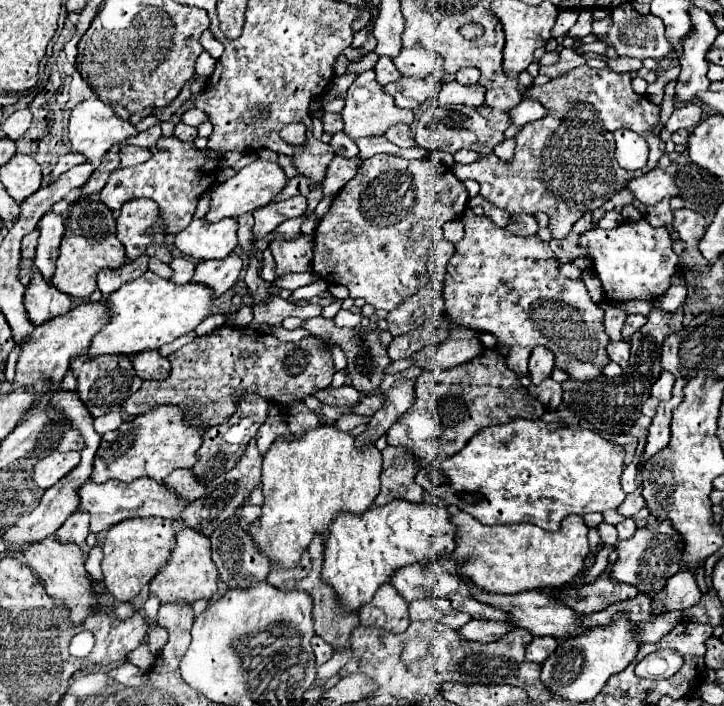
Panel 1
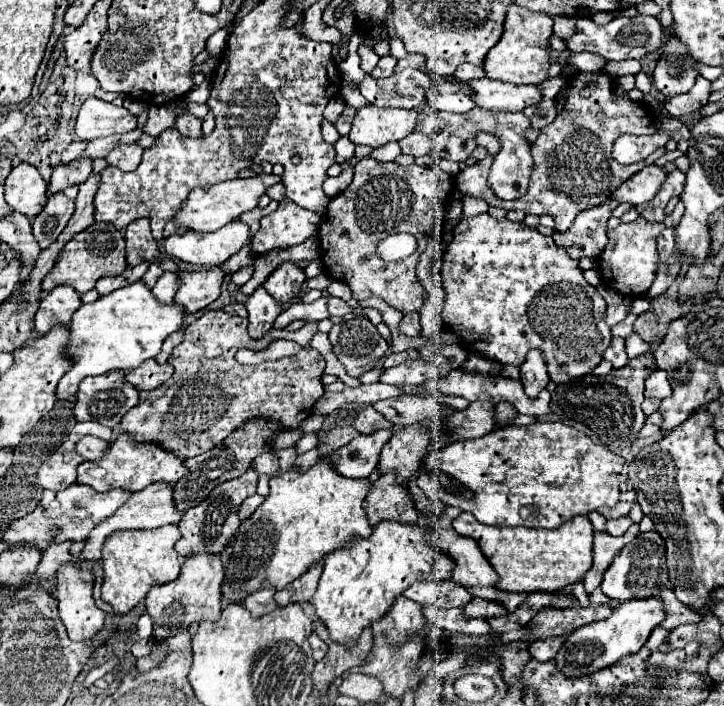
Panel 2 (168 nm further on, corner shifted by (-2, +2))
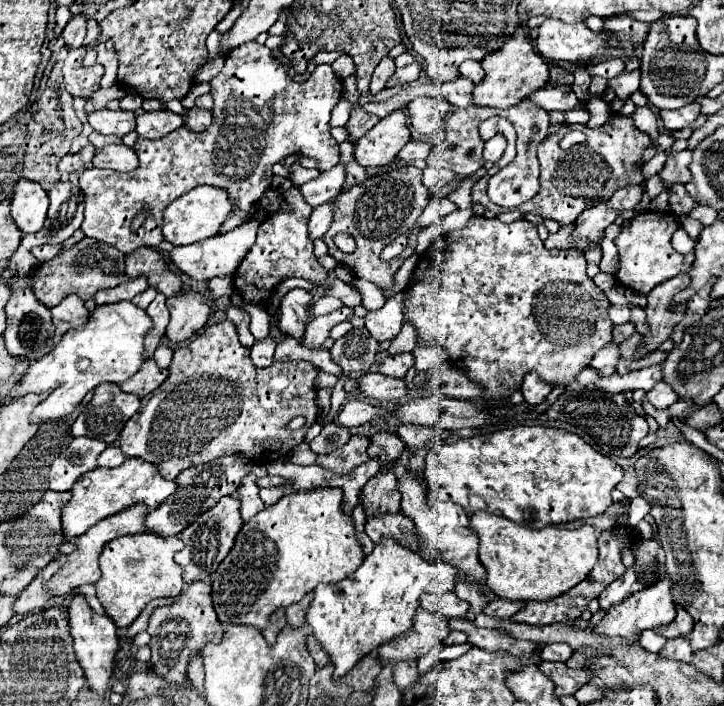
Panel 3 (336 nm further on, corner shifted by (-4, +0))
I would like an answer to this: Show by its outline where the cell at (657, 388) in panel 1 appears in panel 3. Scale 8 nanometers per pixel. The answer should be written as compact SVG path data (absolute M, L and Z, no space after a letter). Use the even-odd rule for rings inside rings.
M659 380L659 382L645 394L645 398L647 398L655 408L659 408L659 410L663 410L663 408L667 408L667 406L671 406L673 402L679 400L677 394L673 392L673 388L671 388L665 380Z

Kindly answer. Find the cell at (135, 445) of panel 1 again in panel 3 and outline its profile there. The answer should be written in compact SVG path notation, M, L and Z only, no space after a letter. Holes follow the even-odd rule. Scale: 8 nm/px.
M127 458L125 464L121 464L119 468L95 468L91 472L85 472L75 482L73 498L63 508L65 536L67 540L71 540L73 536L81 536L105 516L117 514L135 502L143 502L149 506L149 510L153 510L161 502L165 502L165 498L169 498L175 490L175 480L163 480L163 476L159 476L159 470L153 464L147 464L139 458Z

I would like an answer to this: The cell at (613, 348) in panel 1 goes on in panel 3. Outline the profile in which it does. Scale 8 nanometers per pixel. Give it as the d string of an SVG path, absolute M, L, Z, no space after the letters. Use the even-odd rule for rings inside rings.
M611 342L611 344L603 346L603 348L595 354L595 358L591 360L589 366L597 368L603 376L611 376L611 374L617 372L617 362L619 362L619 358L621 358L619 346L617 346L615 342Z

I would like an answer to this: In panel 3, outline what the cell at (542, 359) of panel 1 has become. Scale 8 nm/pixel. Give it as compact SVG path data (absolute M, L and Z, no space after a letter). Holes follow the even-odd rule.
M529 372L521 384L521 392L523 392L523 398L527 404L535 406L535 404L541 404L545 400L545 396L551 392L551 384L547 384L545 380L539 378L537 372Z

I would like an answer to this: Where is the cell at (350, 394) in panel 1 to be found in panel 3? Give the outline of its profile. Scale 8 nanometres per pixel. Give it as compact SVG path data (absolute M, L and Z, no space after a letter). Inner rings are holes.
M377 432L371 436L371 444L367 448L367 454L381 458L381 470L385 470L395 464L395 460L401 456L403 450L405 450L405 442L397 434Z

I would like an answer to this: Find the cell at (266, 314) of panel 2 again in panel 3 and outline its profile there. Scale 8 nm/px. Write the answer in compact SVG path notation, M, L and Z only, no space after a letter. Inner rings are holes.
M271 336L257 340L251 348L251 360L257 368L265 368L273 362L273 352L275 352L275 340Z

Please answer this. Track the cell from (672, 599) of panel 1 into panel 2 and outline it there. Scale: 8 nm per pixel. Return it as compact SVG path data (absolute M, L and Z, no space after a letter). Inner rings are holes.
M661 590L661 600L663 600L665 612L667 612L667 618L665 618L663 624L661 624L665 630L673 630L673 628L677 628L677 626L681 626L681 624L701 622L701 618L703 618L699 612L695 612L695 610L687 608L685 604L681 604L681 602L675 598L673 590Z

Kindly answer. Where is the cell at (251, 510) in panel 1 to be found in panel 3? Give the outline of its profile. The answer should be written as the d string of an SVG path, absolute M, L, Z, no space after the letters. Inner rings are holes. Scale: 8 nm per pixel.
M250 472L249 476L243 478L243 482L241 482L239 490L237 490L237 496L241 500L241 516L243 516L245 522L249 518L253 518L259 510L265 508L263 500L259 498L259 486L255 484L256 480L257 476L253 472Z

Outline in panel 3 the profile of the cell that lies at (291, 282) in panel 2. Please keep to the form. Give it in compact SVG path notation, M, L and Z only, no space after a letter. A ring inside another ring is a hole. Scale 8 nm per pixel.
M293 288L281 298L277 318L279 318L279 328L283 330L283 334L289 334L289 336L295 336L297 340L301 340L305 326L309 322L311 300L313 300L313 296L301 288Z

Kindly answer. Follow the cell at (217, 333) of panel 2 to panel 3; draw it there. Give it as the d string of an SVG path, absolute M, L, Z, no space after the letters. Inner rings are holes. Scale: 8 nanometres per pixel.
M223 320L219 324L205 326L203 332L197 332L187 342L187 346L175 350L169 366L169 378L153 394L141 398L139 412L127 420L119 434L119 446L123 446L125 456L137 456L155 464L167 480L177 478L177 474L189 466L239 452L261 464L285 458L291 448L303 442L307 430L317 422L317 374L319 370L305 360L273 362L267 368L255 368L251 364L249 348L239 342L237 326L233 322ZM295 416L303 416L307 420L305 428L287 430L287 422Z

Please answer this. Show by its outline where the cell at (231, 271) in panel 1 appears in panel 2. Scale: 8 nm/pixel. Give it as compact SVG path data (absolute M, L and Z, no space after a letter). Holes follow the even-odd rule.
M219 266L197 270L197 272L181 272L179 276L181 286L175 292L173 302L183 306L185 314L193 314L207 308L221 294L223 276L225 274Z

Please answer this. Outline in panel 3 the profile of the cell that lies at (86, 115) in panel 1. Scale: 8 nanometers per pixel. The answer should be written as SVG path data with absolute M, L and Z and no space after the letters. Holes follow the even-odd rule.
M95 110L89 114L89 124L99 134L125 136L135 130L135 112L127 110Z

